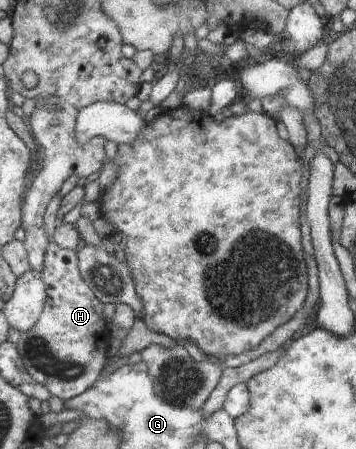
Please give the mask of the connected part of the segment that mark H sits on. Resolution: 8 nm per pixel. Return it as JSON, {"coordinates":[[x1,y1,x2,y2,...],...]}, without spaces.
{"coordinates":[[52,239,49,241,41,277,41,283,45,284,46,289,44,308,37,323,29,331,21,332,16,343,27,373,36,382,44,385,52,396,60,397,63,402,81,395,98,380,101,370,108,362,109,341,112,337,111,329,103,316,103,304,81,277,77,252,73,249,63,249]]}

